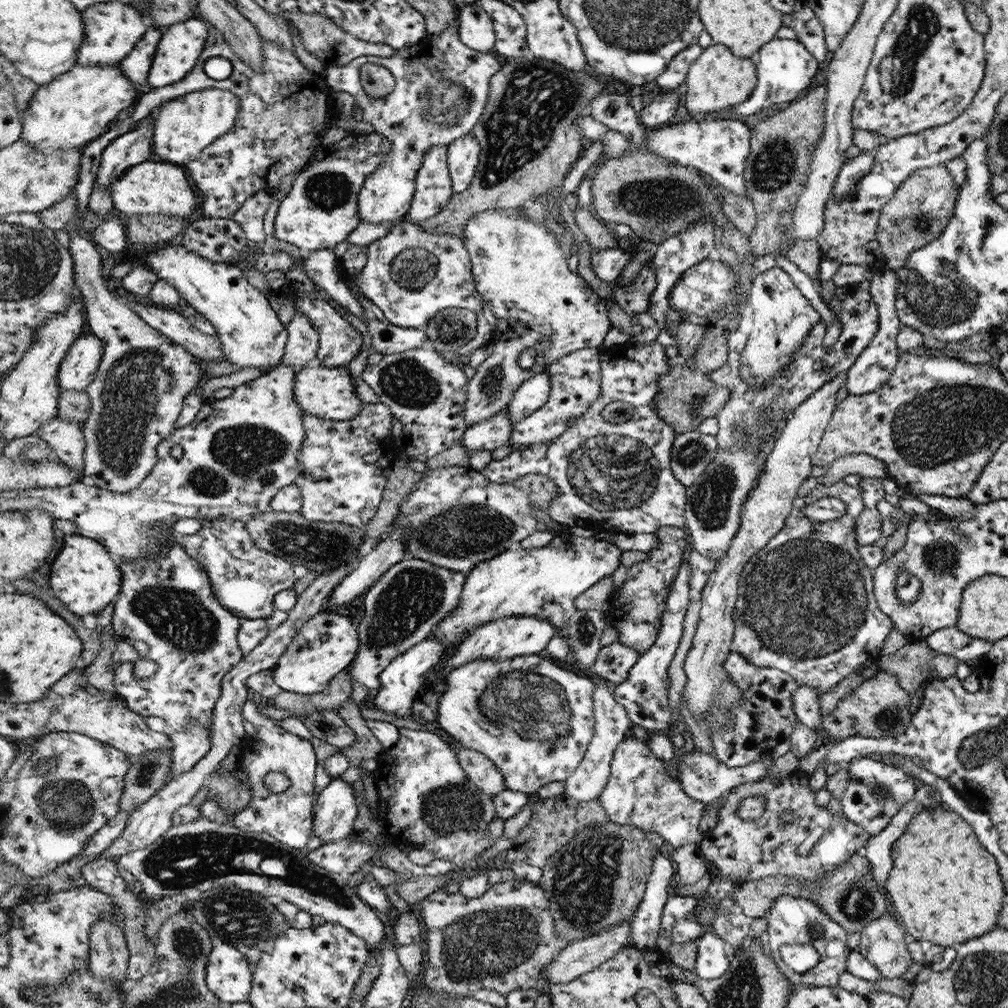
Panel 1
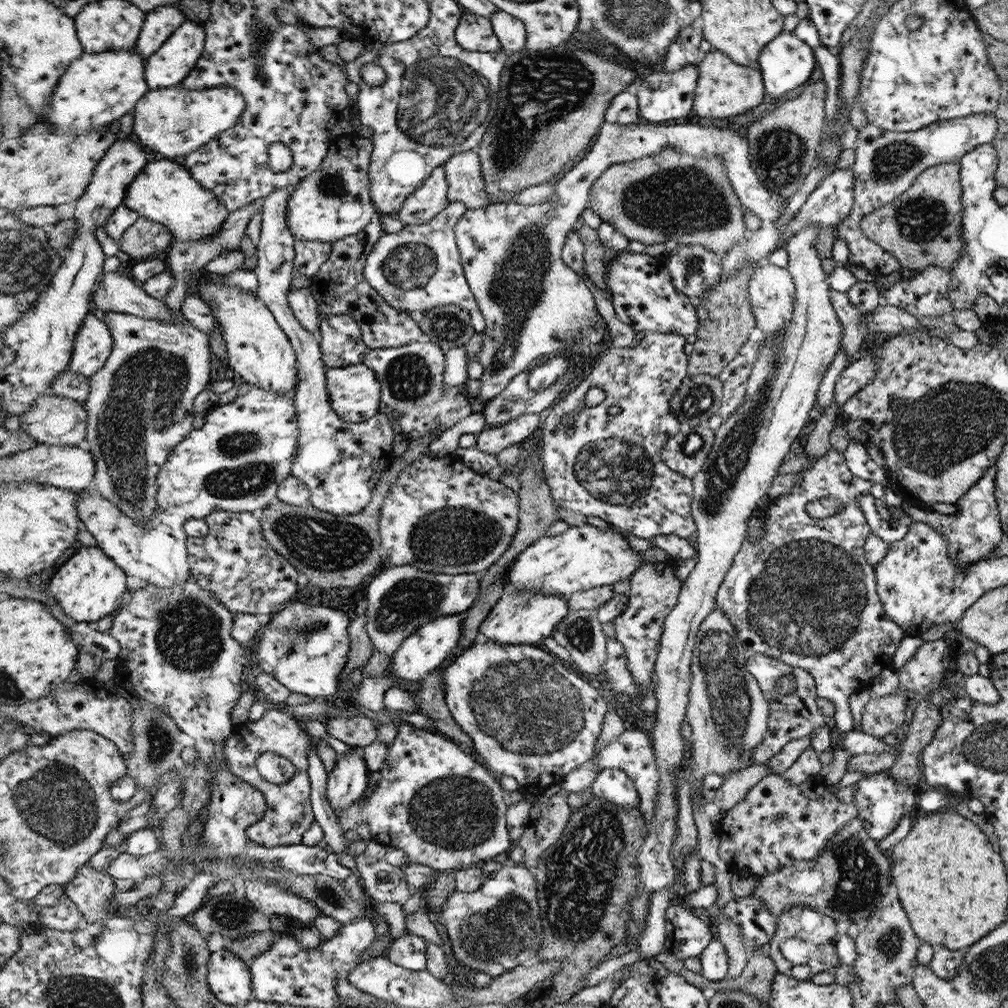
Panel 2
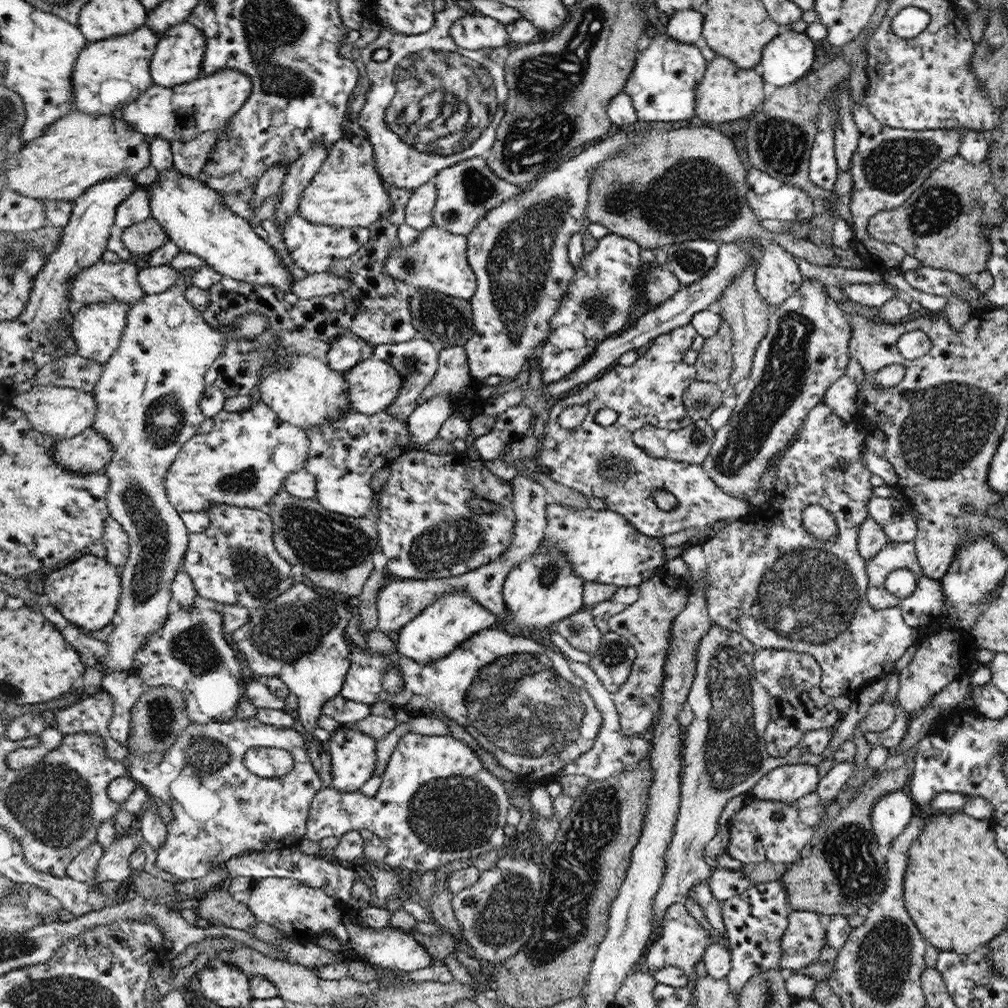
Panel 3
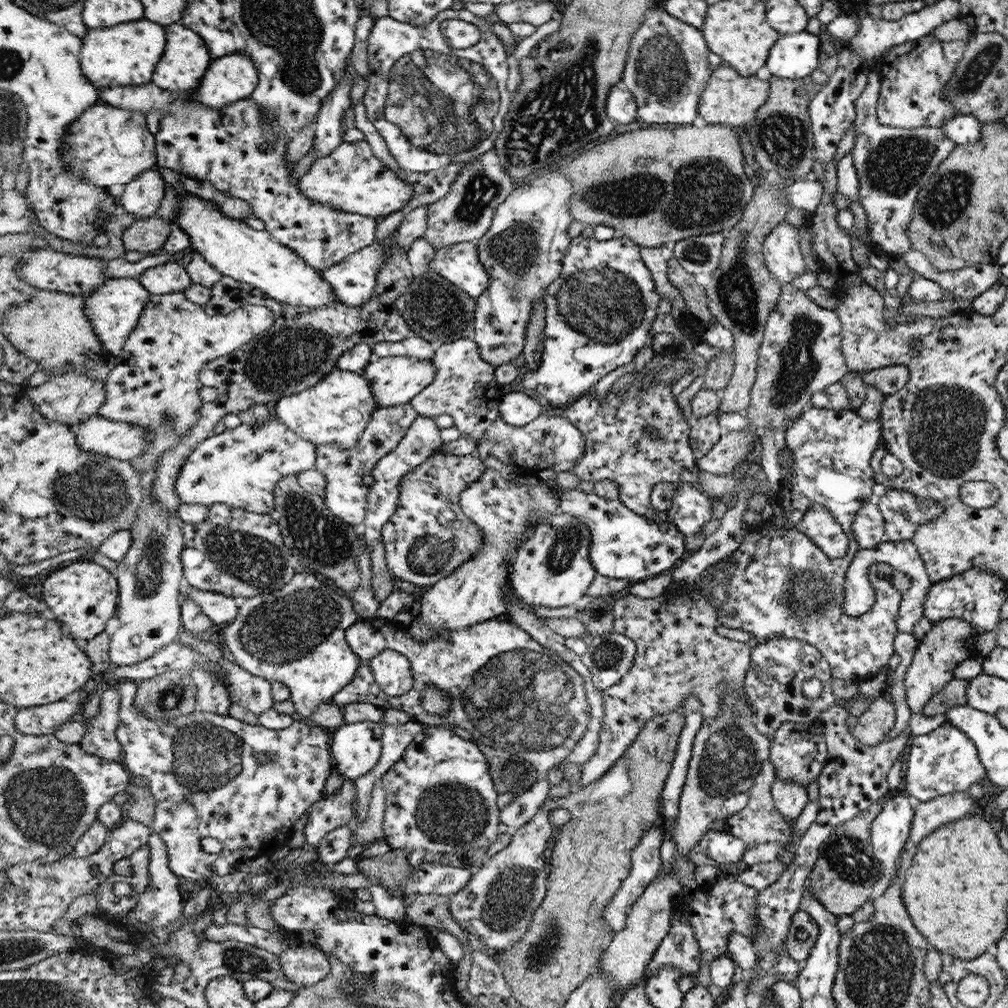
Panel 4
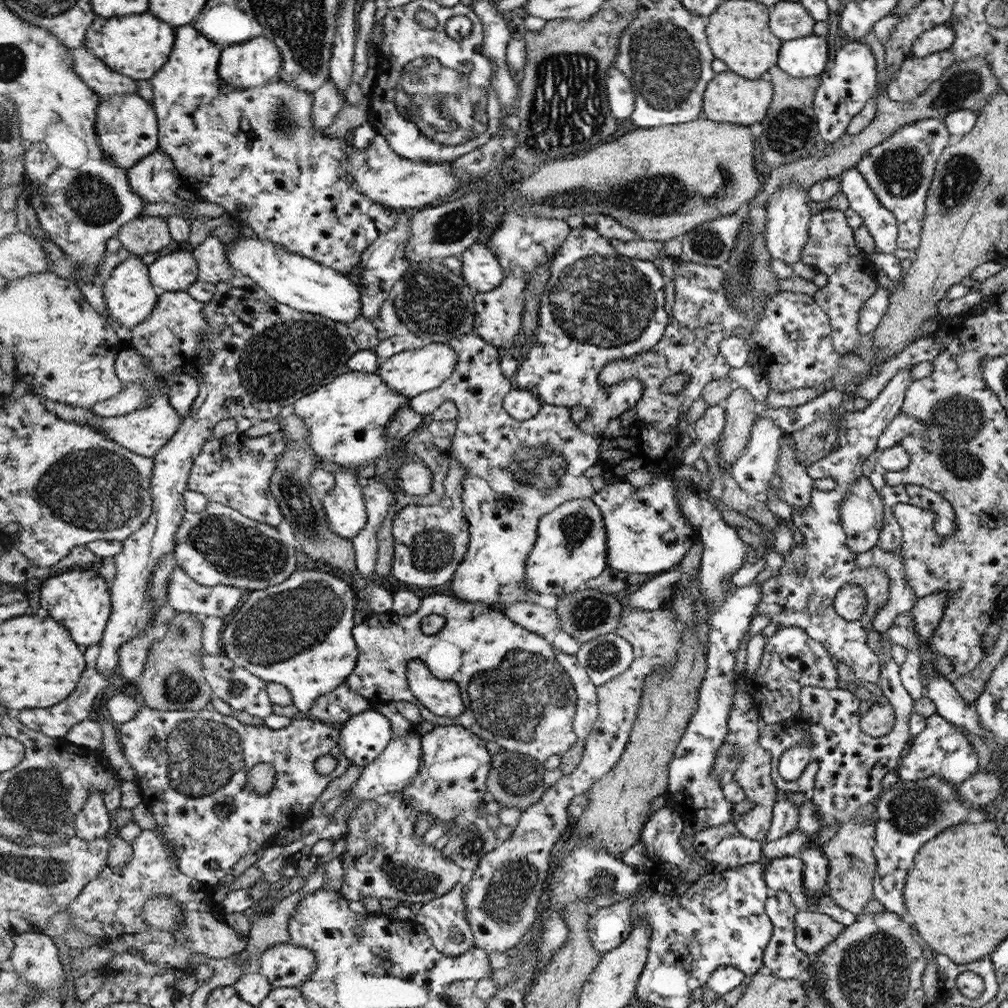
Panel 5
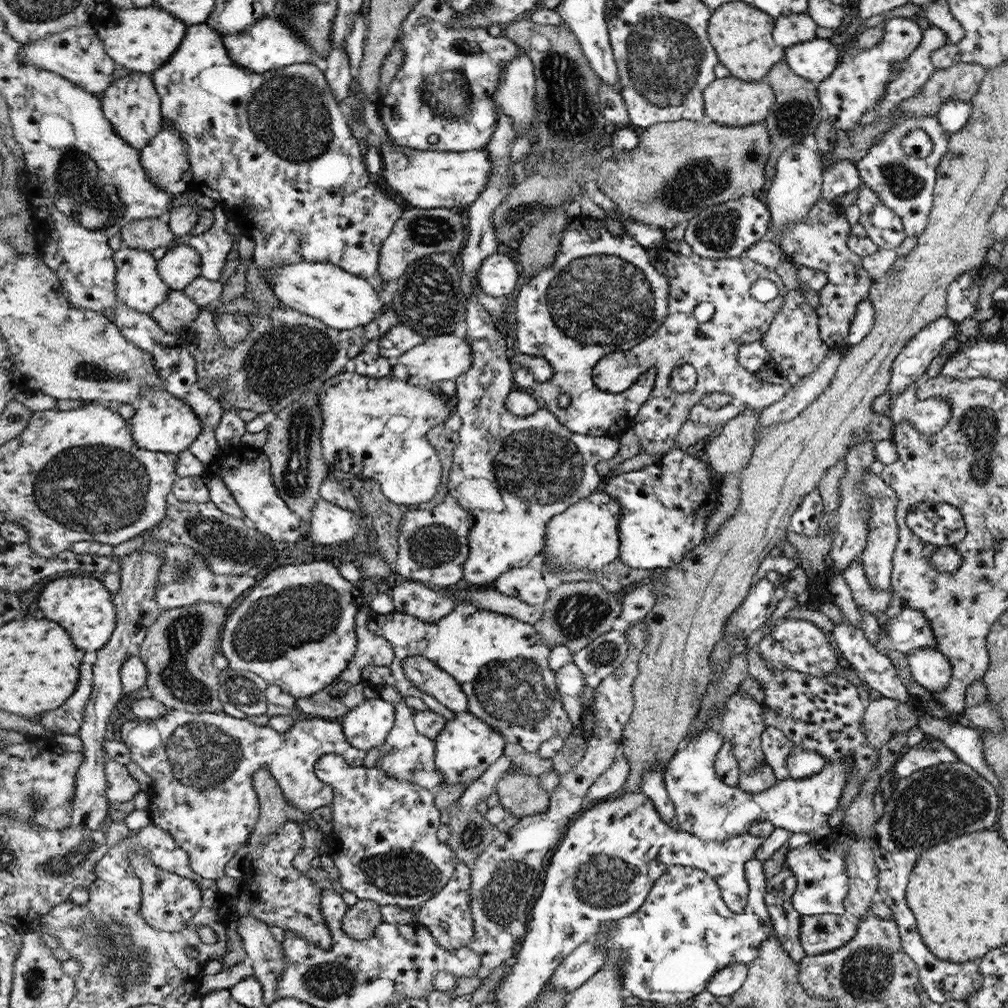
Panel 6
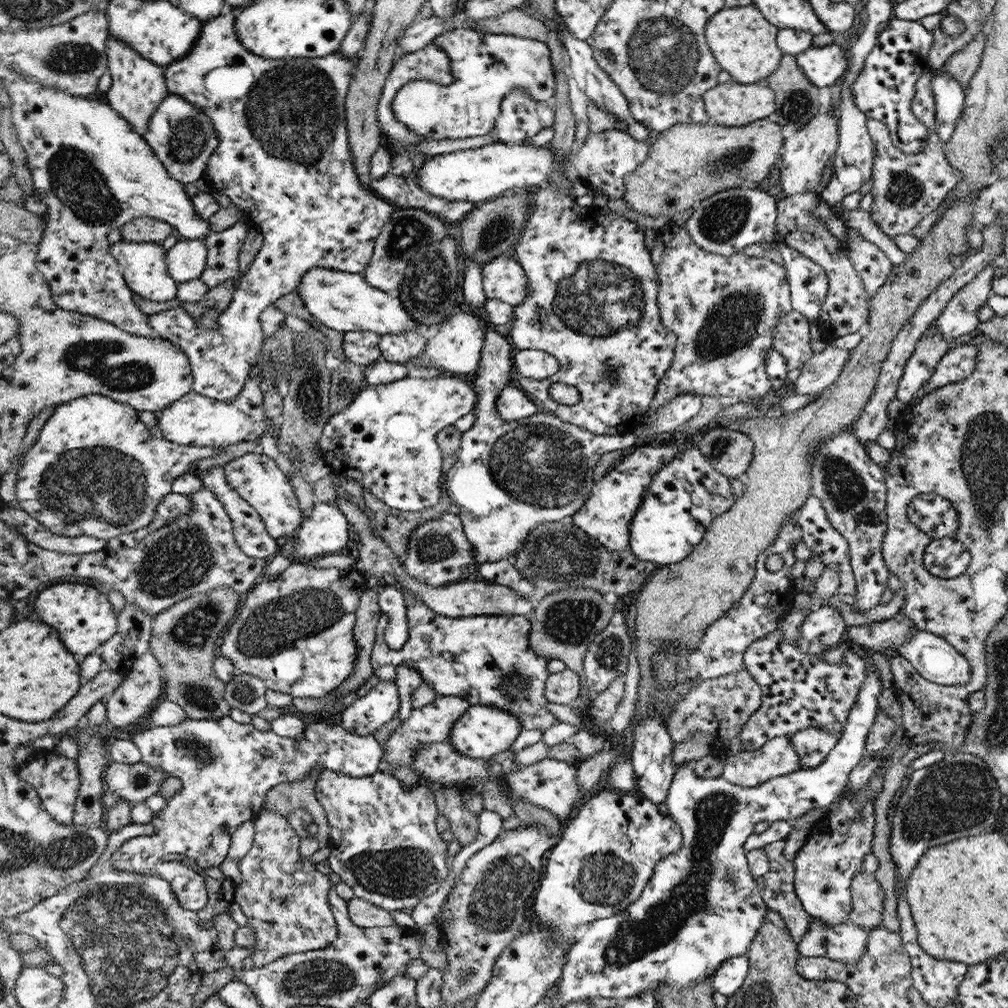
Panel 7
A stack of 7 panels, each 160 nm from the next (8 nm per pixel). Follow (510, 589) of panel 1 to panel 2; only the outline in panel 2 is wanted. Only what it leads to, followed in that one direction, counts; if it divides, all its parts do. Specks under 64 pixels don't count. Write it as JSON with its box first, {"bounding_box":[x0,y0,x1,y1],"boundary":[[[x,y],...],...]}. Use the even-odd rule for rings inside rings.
{"bounding_box":[505,523,644,599],"boundary":[[[587,523],[584,526],[568,526],[560,535],[542,536],[510,564],[505,575],[508,589],[539,590],[568,599],[575,592],[613,585],[626,578],[630,580],[644,566],[644,554],[638,555],[632,550],[618,527],[610,523],[608,526],[610,528],[602,532]]]}

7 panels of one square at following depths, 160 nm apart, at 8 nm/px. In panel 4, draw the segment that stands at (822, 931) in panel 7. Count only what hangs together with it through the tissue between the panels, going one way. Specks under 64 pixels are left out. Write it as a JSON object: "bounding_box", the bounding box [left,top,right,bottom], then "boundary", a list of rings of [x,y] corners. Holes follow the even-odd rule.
{"bounding_box":[786,911,819,964],"boundary":[[[806,911],[793,914],[786,938],[790,958],[798,964],[804,964],[811,956],[819,936],[819,923]]]}

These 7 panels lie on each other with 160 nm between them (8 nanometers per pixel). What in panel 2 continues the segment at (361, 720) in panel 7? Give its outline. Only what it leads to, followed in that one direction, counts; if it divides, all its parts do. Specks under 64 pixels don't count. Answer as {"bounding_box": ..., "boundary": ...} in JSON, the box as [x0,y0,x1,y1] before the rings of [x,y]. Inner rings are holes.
{"bounding_box":[326,747,371,812],"boundary":[[[350,747],[354,751],[347,755],[340,754],[335,768],[327,777],[326,798],[335,812],[348,808],[359,800],[368,787],[371,776],[363,757],[363,749]]]}

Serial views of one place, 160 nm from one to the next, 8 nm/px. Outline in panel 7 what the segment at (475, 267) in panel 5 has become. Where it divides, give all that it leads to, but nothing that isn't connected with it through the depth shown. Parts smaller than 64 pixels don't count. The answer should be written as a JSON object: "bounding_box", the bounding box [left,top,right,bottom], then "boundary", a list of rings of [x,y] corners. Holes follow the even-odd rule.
{"bounding_box":[483,253,532,307],"boundary":[[[507,253],[483,266],[483,290],[487,299],[496,299],[515,307],[526,302],[532,286],[523,265]]]}

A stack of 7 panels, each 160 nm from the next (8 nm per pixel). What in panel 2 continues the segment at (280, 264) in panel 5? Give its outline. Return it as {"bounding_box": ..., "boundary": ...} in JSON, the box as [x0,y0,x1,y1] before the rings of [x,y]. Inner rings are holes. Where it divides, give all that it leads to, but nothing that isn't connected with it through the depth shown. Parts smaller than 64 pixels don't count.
{"bounding_box":[125,157,230,242],"boundary":[[[158,157],[140,173],[131,184],[125,205],[136,209],[143,217],[169,226],[176,242],[215,240],[230,215],[215,193],[196,180],[186,164],[165,157]]]}

